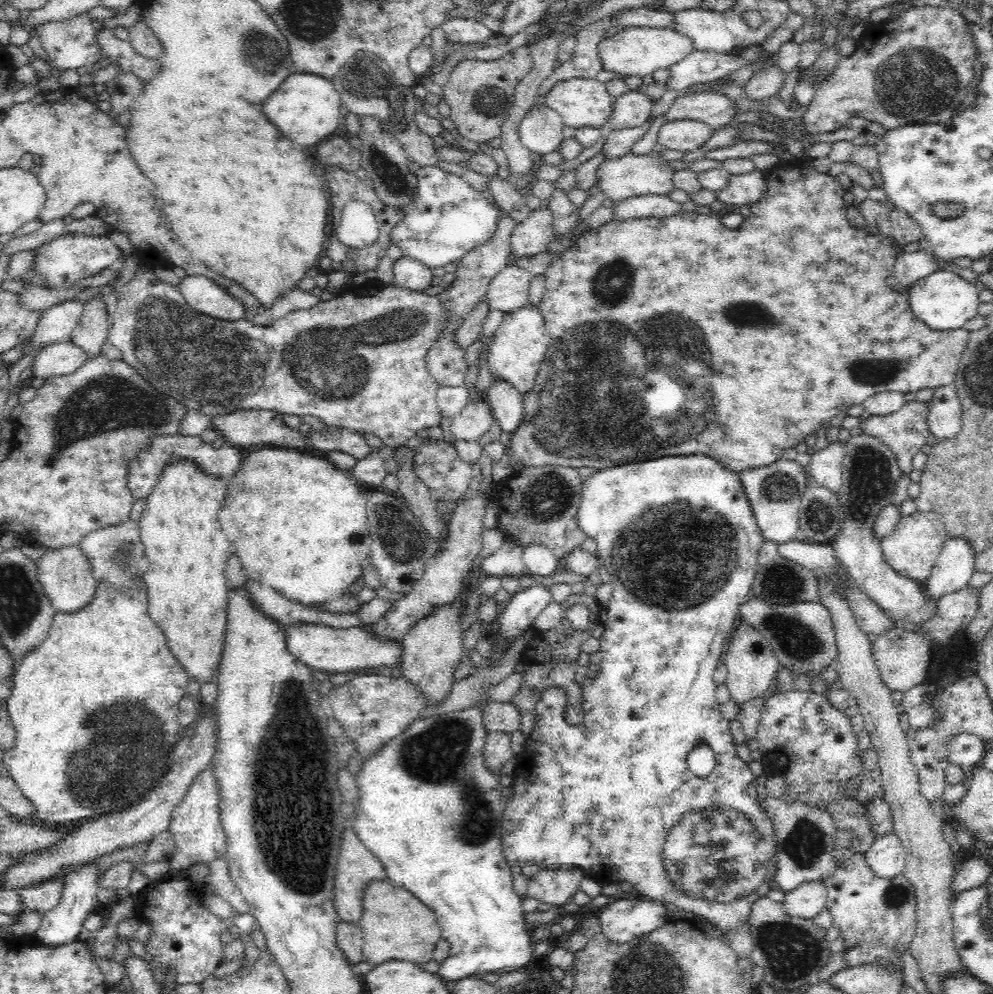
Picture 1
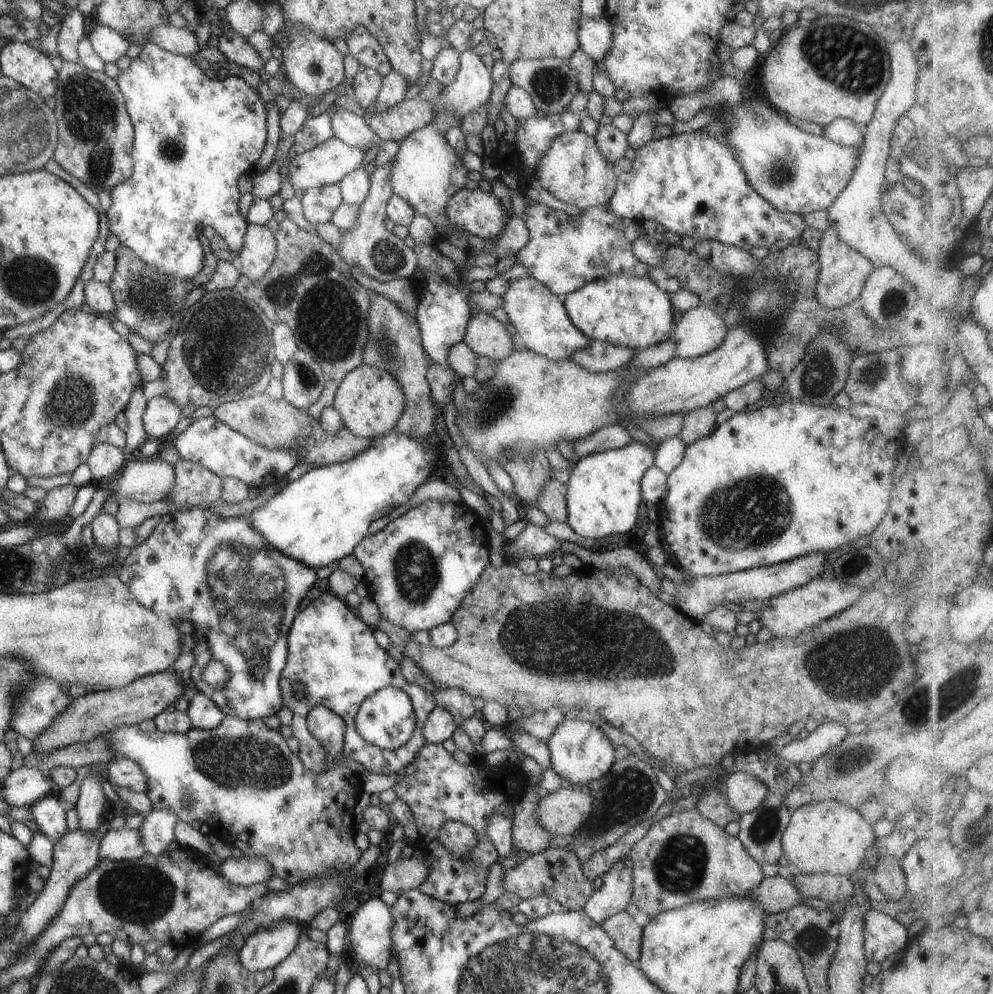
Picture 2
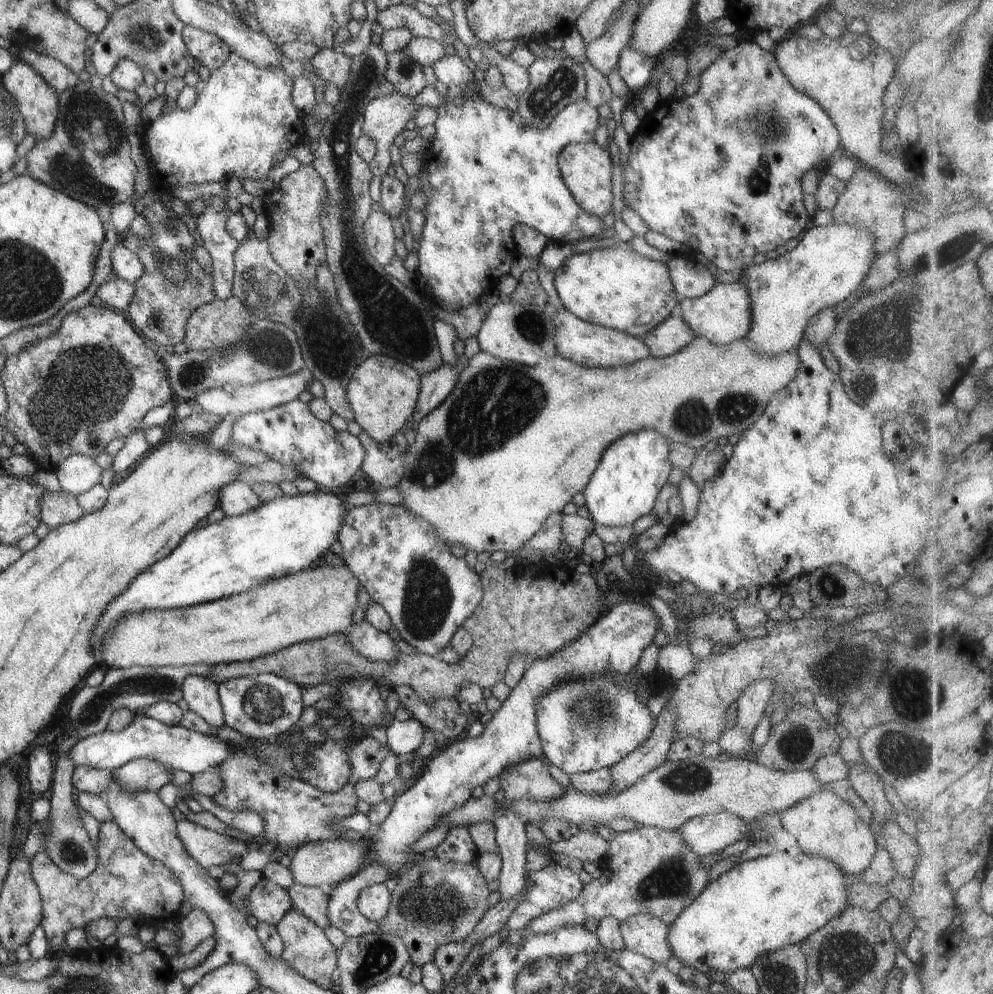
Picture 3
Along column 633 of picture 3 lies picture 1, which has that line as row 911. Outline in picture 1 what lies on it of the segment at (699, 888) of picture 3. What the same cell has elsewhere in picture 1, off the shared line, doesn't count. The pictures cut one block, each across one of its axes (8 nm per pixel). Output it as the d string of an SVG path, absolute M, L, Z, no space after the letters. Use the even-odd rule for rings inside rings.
M854 851L838 863L836 870L822 881L827 889L828 913L832 916L835 937L843 940L842 960L845 969L858 966L894 969L904 973L904 950L915 936L916 894L914 887L902 877L876 877L868 869L864 854Z

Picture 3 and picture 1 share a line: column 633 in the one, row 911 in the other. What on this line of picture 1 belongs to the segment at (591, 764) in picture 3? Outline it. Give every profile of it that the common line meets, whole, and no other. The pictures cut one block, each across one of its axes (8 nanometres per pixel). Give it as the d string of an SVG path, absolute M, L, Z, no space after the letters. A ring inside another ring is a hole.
M696 454L696 456L664 456L664 458L650 459L648 462L638 462L638 464L623 464L620 466L613 466L603 469L597 469L593 474L588 475L582 480L582 494L580 494L580 507L577 508L576 520L580 530L588 537L592 538L597 544L597 554L601 558L601 563L604 563L611 576L611 582L614 590L612 598L606 608L607 620L602 622L604 627L604 633L602 638L597 642L600 645L600 652L602 652L603 660L598 665L594 665L588 668L587 679L582 688L582 707L584 709L584 722L578 725L570 725L563 719L564 707L566 704L566 698L564 697L564 690L558 687L553 687L544 691L538 704L536 704L536 710L534 710L536 717L536 724L534 730L528 735L526 744L522 748L516 759L518 760L514 773L512 774L512 786L507 791L505 807L503 810L502 818L502 854L508 867L518 866L520 869L524 866L572 866L580 869L585 877L594 879L599 882L600 885L606 884L620 884L623 881L629 882L634 887L634 891L638 891L640 895L648 896L652 898L654 902L658 903L672 903L673 909L691 912L694 915L704 917L712 925L717 925L720 928L732 928L732 929L747 929L748 914L750 914L750 908L752 904L758 900L758 898L767 897L768 892L774 887L774 874L776 874L776 833L772 829L771 822L763 812L762 806L756 801L756 783L755 776L750 773L748 769L748 763L742 761L736 751L734 751L734 737L730 733L729 720L726 720L721 714L720 705L716 702L715 688L716 684L712 681L714 676L714 670L721 664L721 656L725 653L726 644L732 633L736 630L739 614L739 606L746 602L750 598L750 592L752 590L753 580L755 578L755 572L757 571L757 556L760 547L766 542L759 526L754 520L750 503L746 499L746 495L742 493L742 485L740 485L738 473L731 472L730 470L722 470L722 466L714 460L710 460L708 456L702 456L702 454ZM699 744L707 744L712 748L716 757L716 766L711 772L710 776L706 778L696 778L687 767L687 756L690 751Z

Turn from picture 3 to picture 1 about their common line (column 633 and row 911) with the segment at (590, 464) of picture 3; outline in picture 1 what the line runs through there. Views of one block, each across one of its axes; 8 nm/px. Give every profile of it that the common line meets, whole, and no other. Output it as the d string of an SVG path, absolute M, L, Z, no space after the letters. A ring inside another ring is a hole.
M387 878L372 880L363 888L363 894L362 914L358 922L364 937L362 961L376 967L392 959L416 965L433 960L441 928L432 911L404 887L391 883Z

